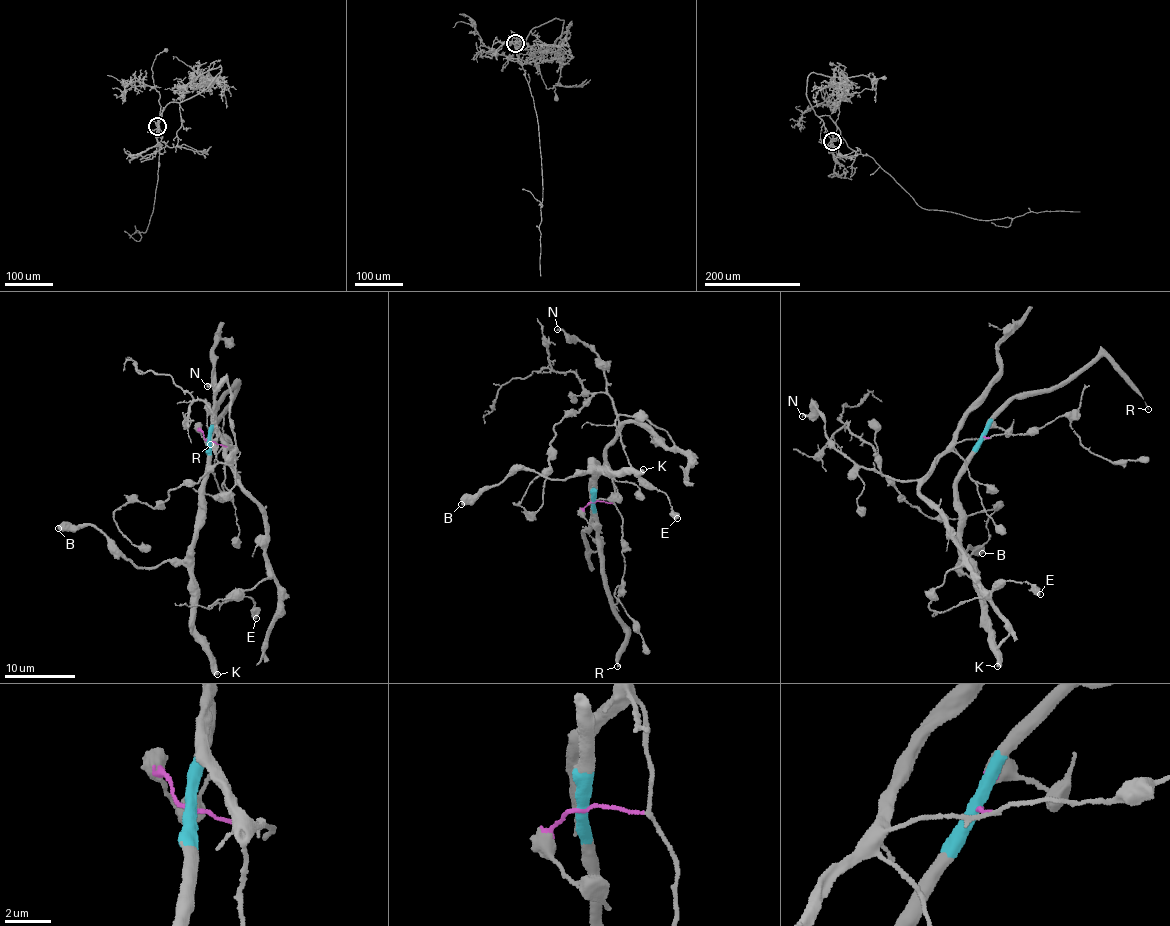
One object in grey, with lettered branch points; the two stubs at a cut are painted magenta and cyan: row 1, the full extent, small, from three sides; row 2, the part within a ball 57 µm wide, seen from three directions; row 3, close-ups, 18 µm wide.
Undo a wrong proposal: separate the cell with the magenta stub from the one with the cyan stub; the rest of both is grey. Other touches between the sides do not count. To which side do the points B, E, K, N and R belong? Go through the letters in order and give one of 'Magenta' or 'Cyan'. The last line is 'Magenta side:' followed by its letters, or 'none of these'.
B: Cyan
E: Magenta
K: Cyan
N: Magenta
R: Cyan
Magenta side: E, N

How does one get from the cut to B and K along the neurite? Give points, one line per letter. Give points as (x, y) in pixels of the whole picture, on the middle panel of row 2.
B: (593, 501), (596, 477), (591, 468), (595, 461), (588, 469), (565, 479), (514, 470), (461, 504)
K: (593, 501), (596, 477), (591, 468), (594, 461), (603, 471), (608, 465), (613, 471), (644, 470)

